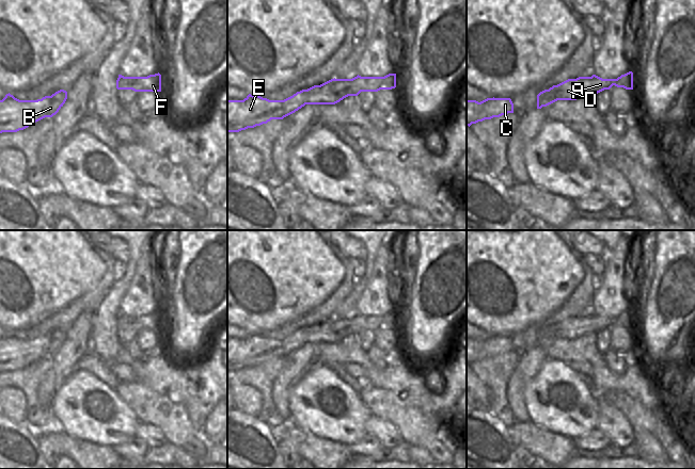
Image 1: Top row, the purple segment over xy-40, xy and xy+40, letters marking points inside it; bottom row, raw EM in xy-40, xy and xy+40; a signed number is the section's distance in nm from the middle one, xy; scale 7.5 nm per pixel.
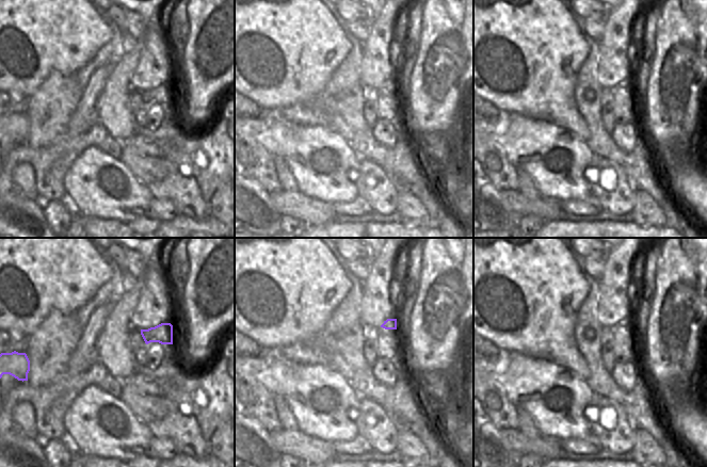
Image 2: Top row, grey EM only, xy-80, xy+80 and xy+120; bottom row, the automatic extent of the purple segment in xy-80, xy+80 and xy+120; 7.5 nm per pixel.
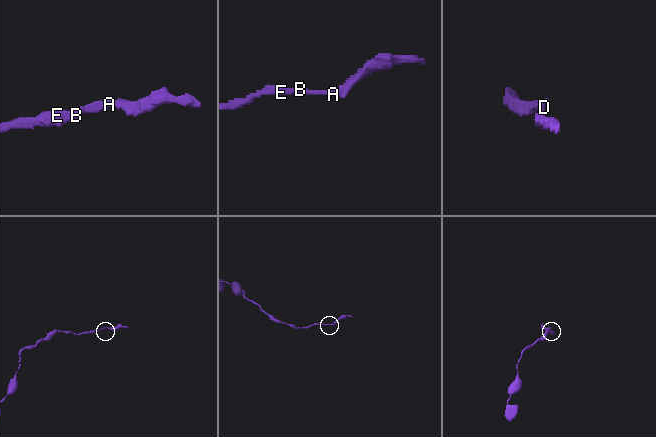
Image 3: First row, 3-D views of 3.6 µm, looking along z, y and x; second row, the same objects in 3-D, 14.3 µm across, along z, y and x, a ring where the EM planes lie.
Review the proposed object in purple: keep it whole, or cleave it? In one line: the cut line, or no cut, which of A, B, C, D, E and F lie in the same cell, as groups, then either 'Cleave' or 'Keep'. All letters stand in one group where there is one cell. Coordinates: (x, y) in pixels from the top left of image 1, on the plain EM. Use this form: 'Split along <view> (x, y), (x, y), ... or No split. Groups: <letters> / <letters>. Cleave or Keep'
No split. Groups: A B C D E F. Keep.

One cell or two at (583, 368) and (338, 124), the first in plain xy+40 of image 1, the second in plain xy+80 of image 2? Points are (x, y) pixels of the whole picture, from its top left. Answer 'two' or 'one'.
one

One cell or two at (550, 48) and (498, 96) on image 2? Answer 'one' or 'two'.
one

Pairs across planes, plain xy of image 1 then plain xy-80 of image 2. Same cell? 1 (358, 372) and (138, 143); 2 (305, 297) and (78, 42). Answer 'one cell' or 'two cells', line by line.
1: one cell
2: one cell

